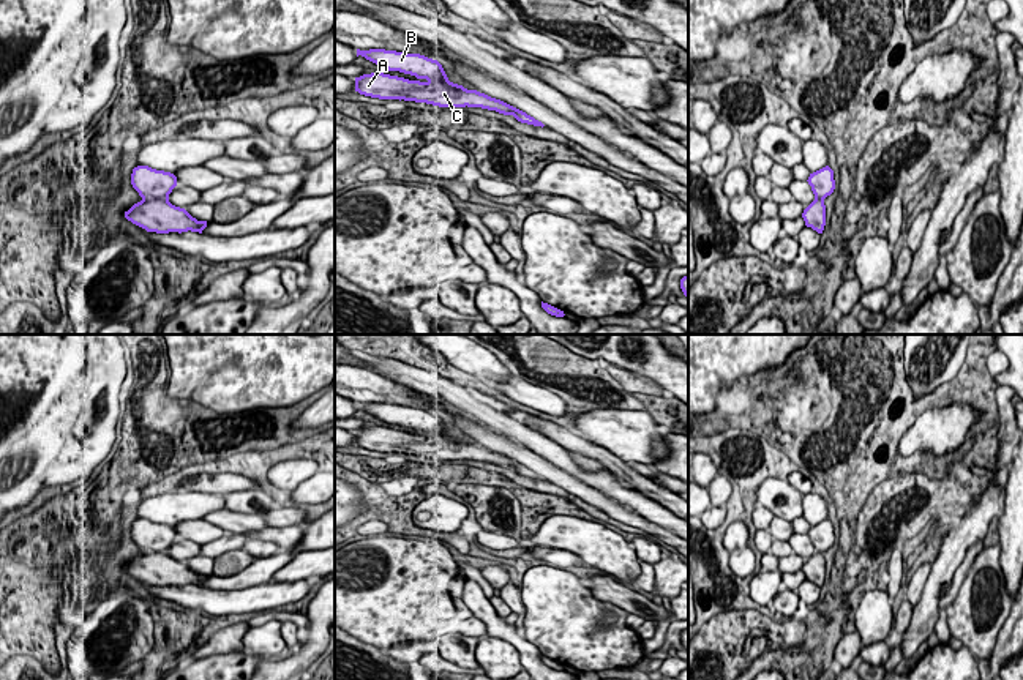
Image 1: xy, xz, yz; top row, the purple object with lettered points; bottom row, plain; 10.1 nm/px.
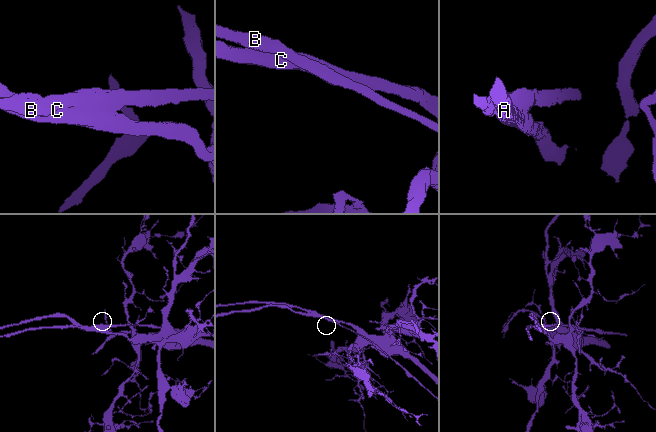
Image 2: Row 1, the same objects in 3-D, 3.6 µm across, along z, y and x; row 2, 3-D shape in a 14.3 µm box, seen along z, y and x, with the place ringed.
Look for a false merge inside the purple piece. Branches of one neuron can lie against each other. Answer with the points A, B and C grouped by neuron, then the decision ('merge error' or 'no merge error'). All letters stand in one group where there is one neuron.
A C / B | merge error

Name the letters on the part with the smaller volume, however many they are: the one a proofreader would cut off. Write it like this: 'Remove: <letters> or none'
Remove: B

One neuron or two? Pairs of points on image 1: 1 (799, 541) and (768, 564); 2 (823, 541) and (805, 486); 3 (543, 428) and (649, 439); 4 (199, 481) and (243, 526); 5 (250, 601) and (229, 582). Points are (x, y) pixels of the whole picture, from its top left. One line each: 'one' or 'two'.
1: one
2: two
3: two
4: two
5: two

